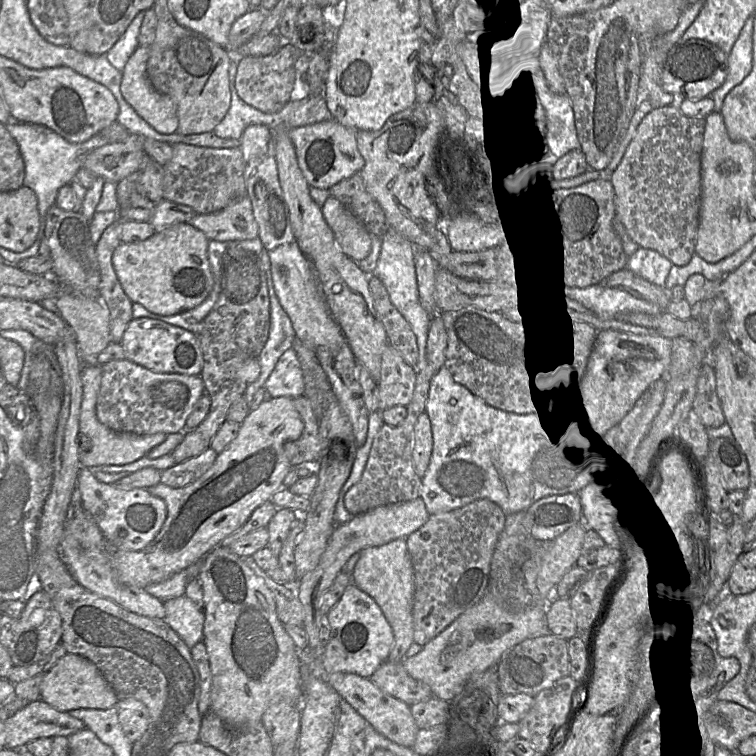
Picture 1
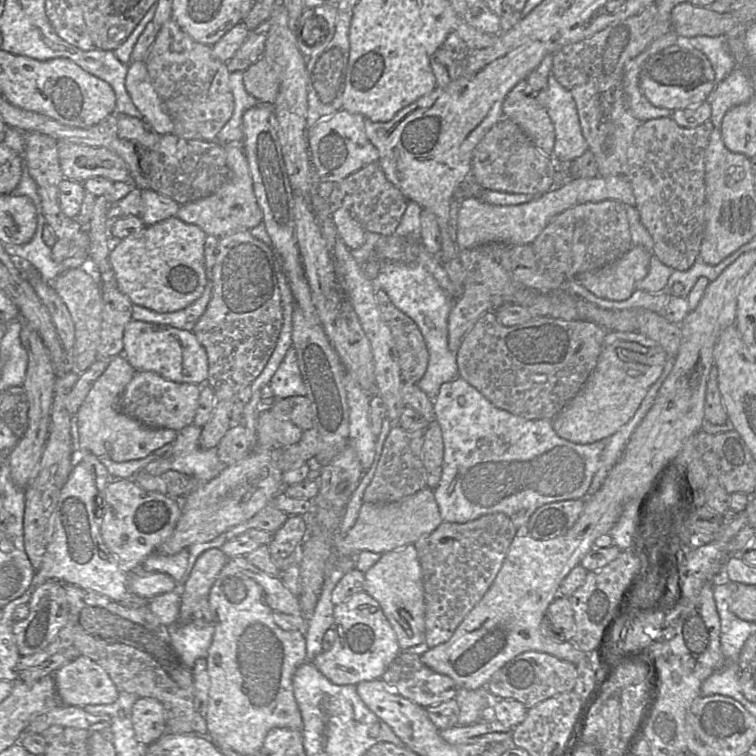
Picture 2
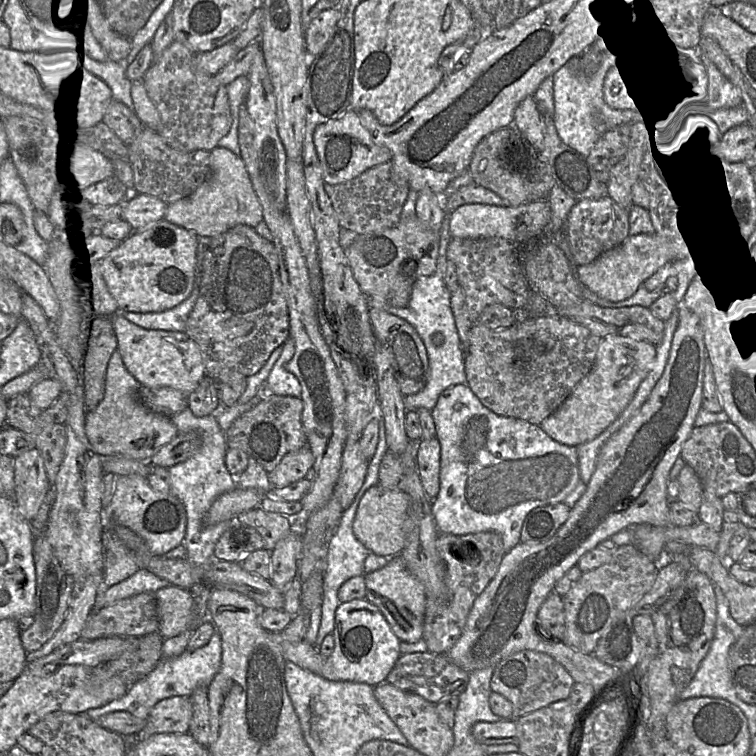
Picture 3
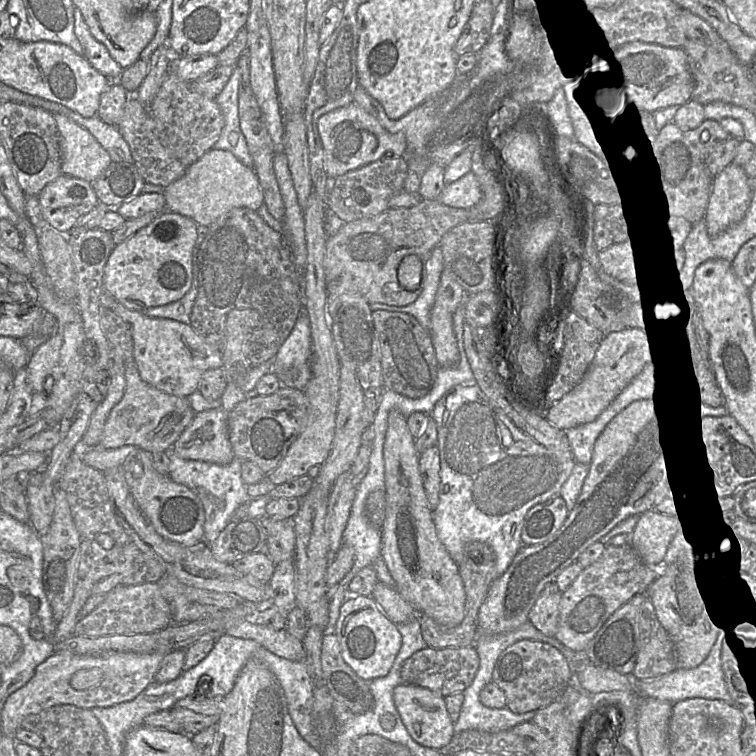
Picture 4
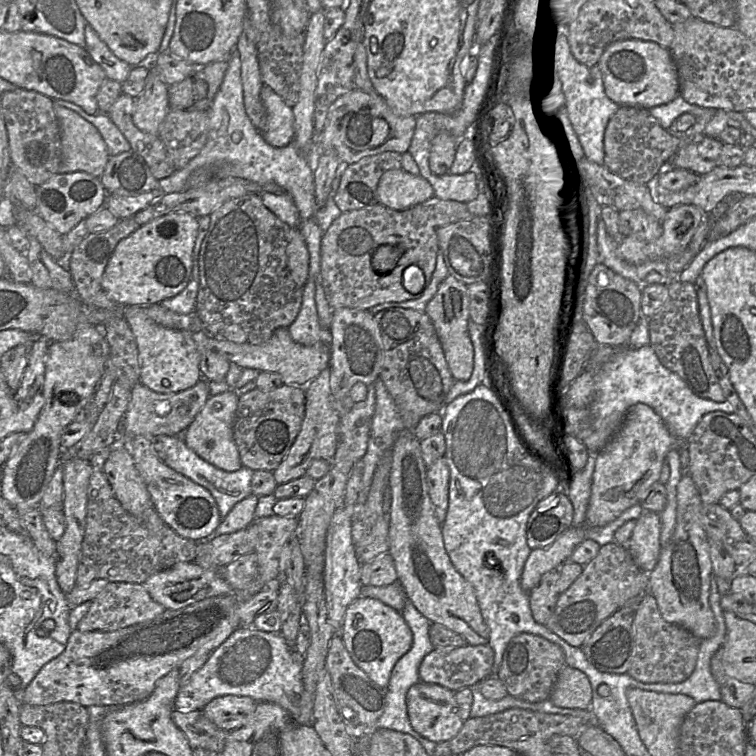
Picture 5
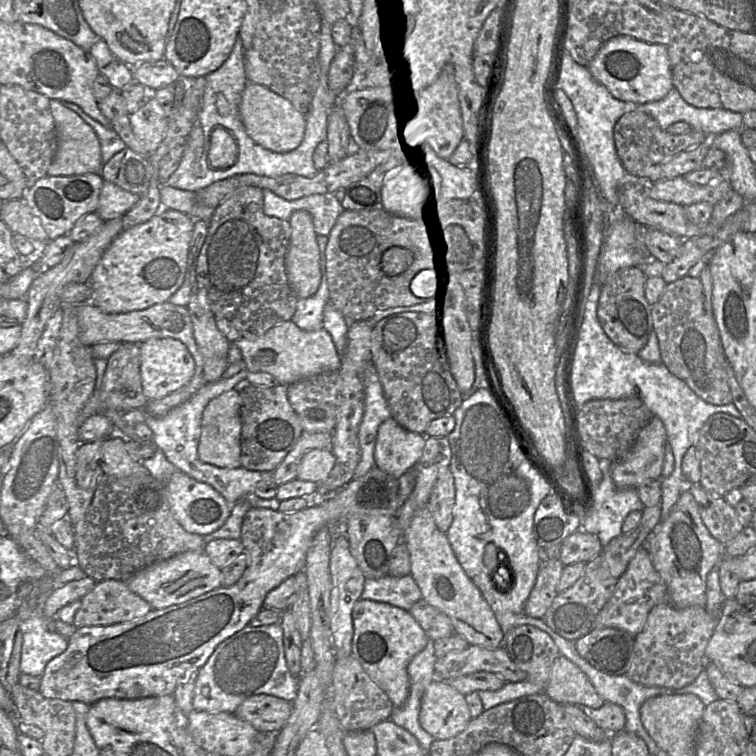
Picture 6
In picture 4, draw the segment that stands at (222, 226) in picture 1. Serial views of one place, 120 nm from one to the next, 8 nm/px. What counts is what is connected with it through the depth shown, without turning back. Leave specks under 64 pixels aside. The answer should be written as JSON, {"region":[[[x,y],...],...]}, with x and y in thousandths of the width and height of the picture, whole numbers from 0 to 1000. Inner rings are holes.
{"region":[[[283,196],[249,220],[245,230],[217,251],[220,279],[250,287],[272,300],[310,275],[340,279],[349,269],[348,259],[335,222],[323,218],[307,201]]]}

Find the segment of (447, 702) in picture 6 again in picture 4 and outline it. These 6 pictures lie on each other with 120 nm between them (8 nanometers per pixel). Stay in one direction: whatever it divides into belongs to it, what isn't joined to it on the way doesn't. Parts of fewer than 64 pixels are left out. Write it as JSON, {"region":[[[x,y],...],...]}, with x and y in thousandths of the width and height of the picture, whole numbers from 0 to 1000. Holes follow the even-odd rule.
{"region":[[[530,903],[521,910],[520,925],[524,938],[542,974],[554,984],[583,991],[601,974],[601,955],[591,940],[587,922],[557,907]]]}

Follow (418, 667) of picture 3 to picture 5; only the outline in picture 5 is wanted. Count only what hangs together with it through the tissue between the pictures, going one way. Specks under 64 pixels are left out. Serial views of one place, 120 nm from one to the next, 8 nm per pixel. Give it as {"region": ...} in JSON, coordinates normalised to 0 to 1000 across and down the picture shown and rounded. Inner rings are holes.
{"region":[[[646,852],[574,857],[560,870],[554,897],[558,902],[581,905],[603,915],[615,909],[628,909],[642,897],[655,893],[652,877],[653,861]]]}

